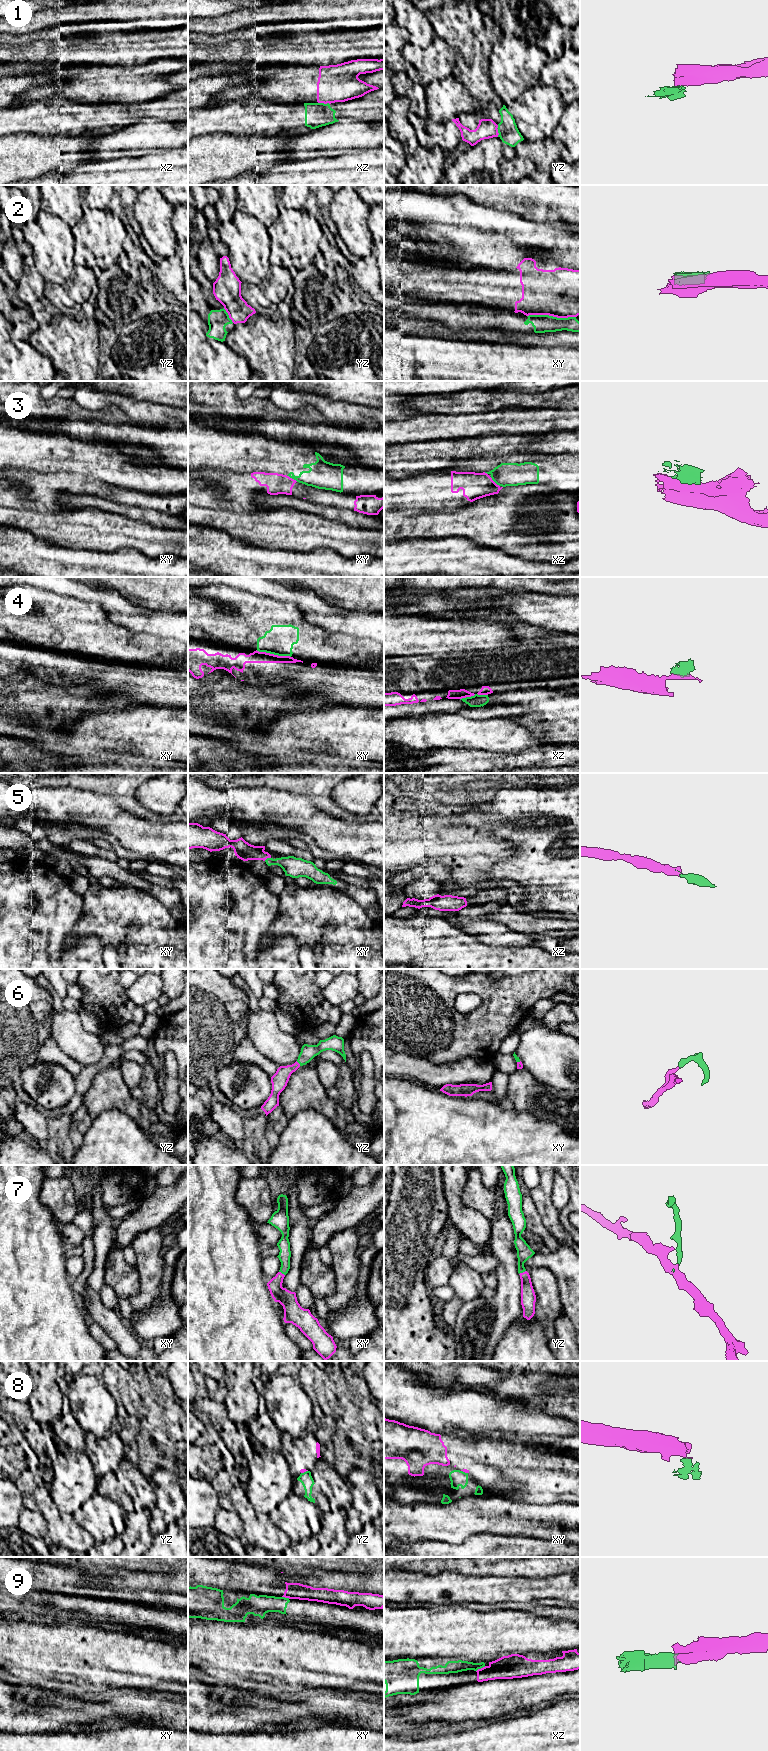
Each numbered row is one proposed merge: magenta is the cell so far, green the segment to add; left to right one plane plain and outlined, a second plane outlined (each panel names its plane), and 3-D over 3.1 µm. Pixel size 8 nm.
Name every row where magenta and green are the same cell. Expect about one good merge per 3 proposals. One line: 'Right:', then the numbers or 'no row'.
Right: 5, 6, 7

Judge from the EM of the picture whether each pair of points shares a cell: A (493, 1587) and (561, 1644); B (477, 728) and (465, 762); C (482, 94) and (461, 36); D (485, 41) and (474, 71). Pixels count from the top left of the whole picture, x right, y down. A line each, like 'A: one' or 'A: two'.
A: two
B: two
C: one
D: one

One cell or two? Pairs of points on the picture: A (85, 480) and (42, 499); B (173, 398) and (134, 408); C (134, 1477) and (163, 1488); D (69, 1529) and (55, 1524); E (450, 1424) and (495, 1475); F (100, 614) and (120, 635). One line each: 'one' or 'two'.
A: one
B: two
C: two
D: one
E: two
F: one

